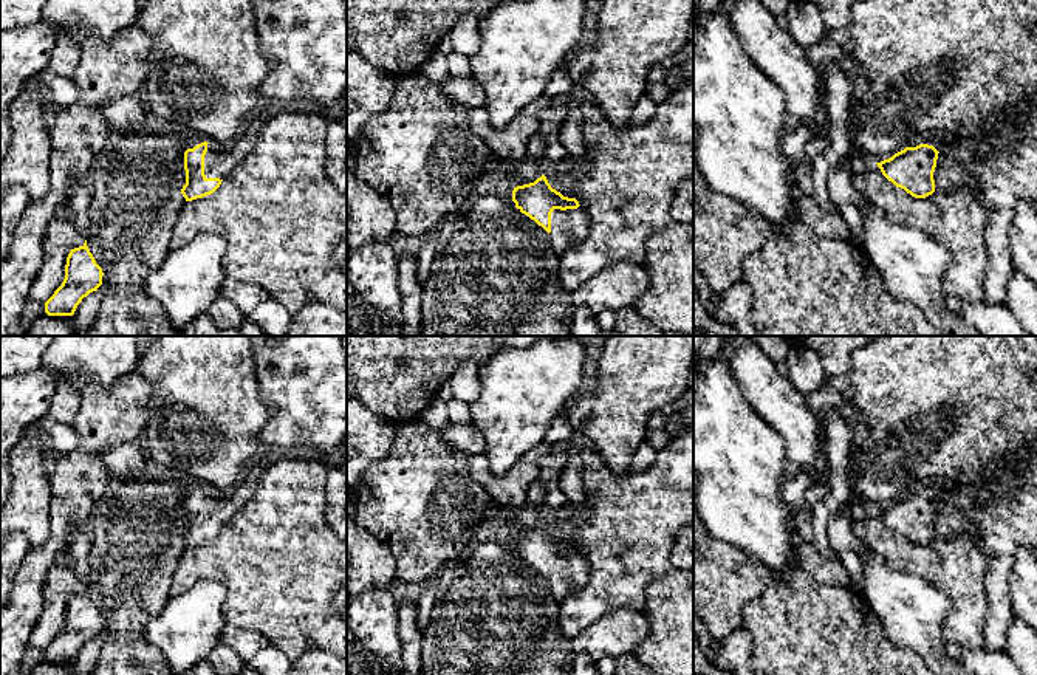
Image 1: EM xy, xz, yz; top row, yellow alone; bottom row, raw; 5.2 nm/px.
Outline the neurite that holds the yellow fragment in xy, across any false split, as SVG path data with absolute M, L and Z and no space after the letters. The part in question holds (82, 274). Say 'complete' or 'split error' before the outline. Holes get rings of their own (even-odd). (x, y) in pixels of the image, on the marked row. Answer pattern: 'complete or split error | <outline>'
complete | M87 246L70 251L65 265L65 279L54 294L45 302L48 316L73 316L77 305L102 285L102 268L96 263Z

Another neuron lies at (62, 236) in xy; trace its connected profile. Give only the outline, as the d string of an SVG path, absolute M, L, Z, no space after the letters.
M67 201L57 209L46 228L42 266L31 285L31 300L45 305L65 279L65 265L70 251L84 246L84 243L85 232L74 226L70 201Z

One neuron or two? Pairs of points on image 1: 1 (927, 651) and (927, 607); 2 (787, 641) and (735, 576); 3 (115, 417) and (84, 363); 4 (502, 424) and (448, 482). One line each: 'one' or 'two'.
1: one
2: two
3: two
4: two

